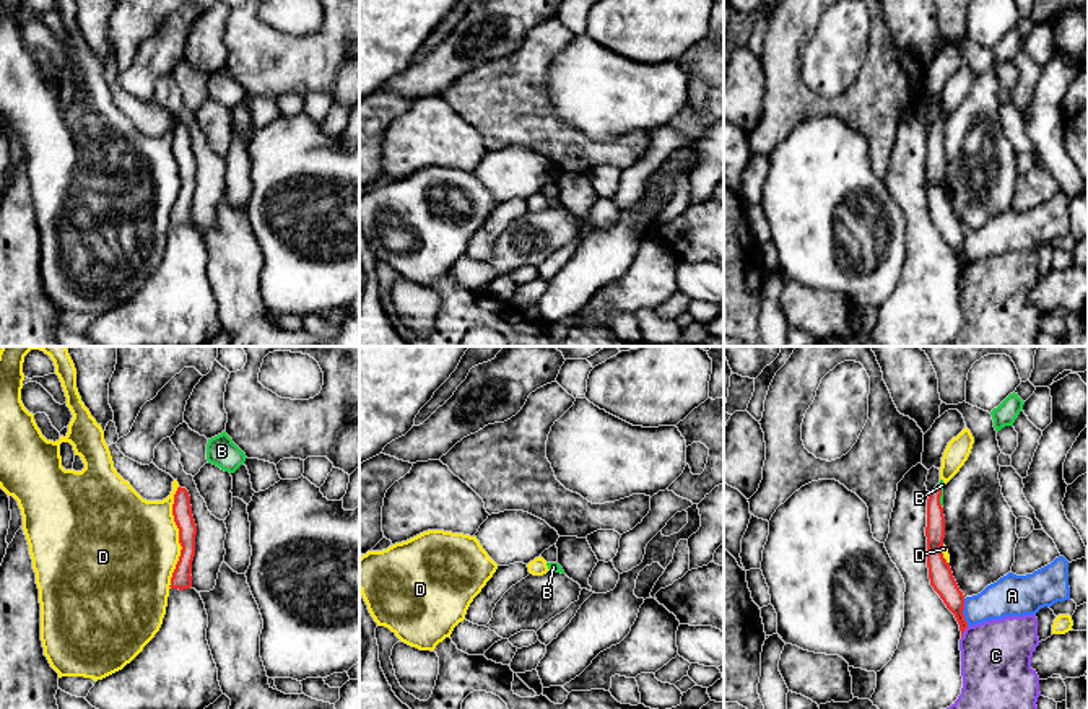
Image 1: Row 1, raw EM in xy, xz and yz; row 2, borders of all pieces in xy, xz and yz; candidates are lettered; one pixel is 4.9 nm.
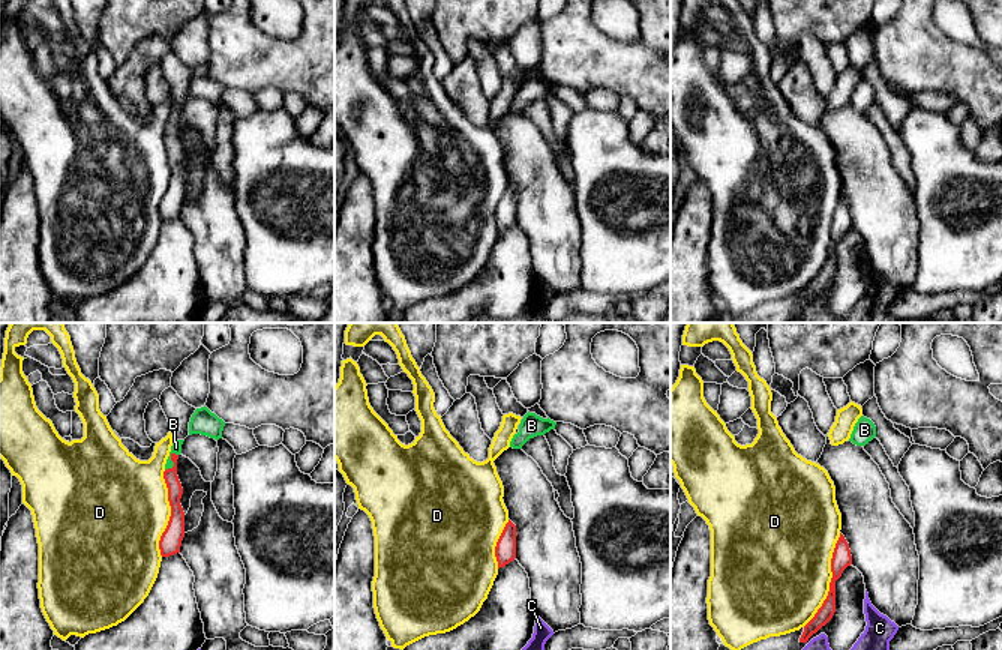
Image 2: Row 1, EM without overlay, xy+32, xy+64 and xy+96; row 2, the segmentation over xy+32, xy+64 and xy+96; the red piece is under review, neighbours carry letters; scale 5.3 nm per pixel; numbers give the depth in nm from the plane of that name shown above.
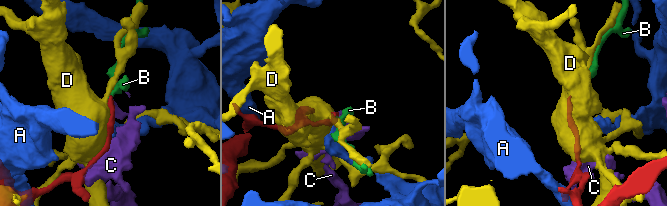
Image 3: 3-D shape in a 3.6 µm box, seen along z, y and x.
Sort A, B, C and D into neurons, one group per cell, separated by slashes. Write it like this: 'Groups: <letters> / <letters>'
Groups: A / B / C / D

